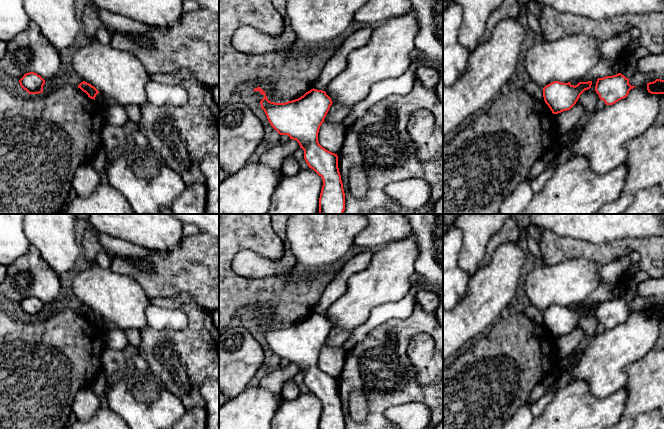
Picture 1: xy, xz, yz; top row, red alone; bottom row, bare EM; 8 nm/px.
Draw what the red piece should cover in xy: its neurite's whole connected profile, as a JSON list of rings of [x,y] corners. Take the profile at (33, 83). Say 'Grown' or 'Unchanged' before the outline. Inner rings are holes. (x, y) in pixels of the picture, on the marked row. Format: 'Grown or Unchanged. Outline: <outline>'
Unchanged. Outline: [[[29,72],[24,74],[19,83],[29,94],[39,94],[43,92],[45,80],[37,73]]]

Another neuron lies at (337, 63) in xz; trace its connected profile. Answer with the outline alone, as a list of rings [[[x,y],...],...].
[[[367,26],[350,34],[325,64],[313,88],[325,91],[329,83],[346,69],[348,55],[353,50],[361,48],[369,42],[372,30],[372,28]]]

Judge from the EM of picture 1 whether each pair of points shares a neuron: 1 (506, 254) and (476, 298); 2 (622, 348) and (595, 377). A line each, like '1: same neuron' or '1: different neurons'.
1: same neuron
2: same neuron

